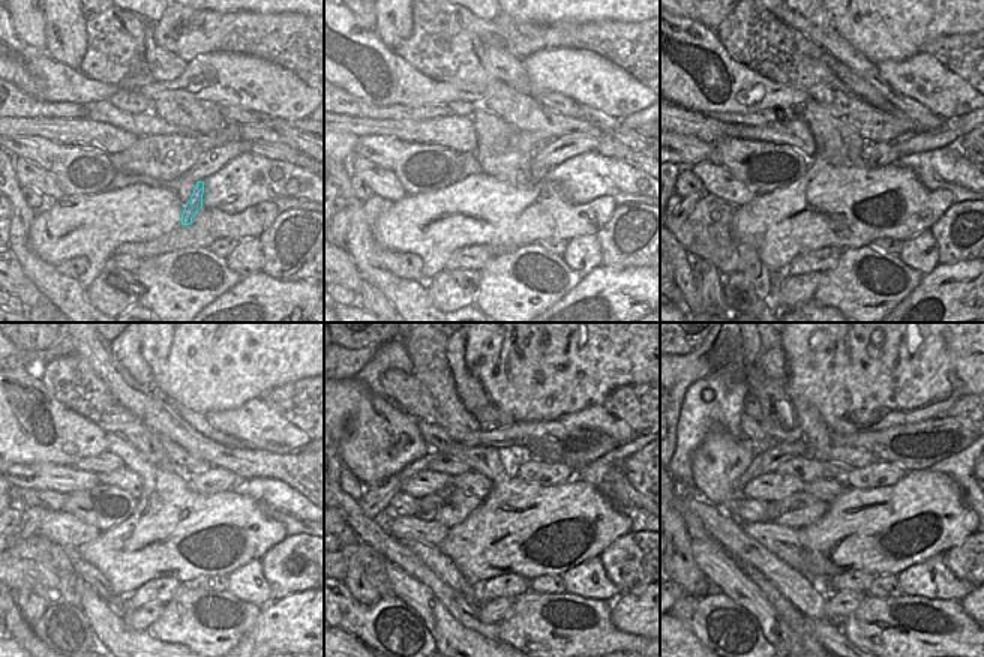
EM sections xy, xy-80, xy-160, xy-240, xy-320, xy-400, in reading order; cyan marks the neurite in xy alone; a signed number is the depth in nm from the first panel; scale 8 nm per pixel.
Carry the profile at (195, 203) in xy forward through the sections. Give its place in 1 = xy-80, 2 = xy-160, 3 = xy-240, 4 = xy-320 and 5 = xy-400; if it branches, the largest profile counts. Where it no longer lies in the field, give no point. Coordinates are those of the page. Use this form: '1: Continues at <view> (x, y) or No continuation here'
1: Continues at xy-80 (537, 170)
2: Continues at xy-160 (881, 153)
3: Continues at xy-240 (215, 480)
4: Continues at xy-320 (539, 471)
5: Continues at xy-400 (878, 474)

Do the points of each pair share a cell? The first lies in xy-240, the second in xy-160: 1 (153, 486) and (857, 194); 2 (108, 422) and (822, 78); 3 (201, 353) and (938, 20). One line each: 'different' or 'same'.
1: same
2: same
3: same

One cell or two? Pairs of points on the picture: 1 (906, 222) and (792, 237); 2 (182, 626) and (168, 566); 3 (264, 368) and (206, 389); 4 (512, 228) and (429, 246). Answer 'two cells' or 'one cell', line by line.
1: one cell
2: two cells
3: one cell
4: one cell

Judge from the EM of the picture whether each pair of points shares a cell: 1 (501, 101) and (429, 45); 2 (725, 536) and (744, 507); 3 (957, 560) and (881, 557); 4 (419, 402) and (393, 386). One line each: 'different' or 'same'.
1: same
2: different
3: different
4: same

